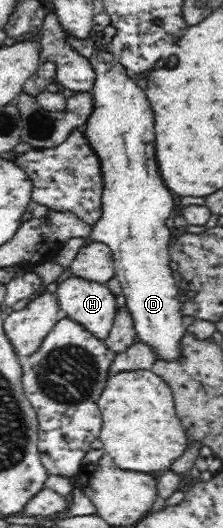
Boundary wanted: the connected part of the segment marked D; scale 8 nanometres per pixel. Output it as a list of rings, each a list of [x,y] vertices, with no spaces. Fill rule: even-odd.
[[[96,51],[96,53],[89,58],[89,61],[92,63],[92,66],[97,73],[96,83],[91,90],[91,94],[94,98],[94,111],[92,111],[88,123],[86,123],[81,130],[85,133],[92,149],[96,152],[96,155],[100,158],[102,179],[104,182],[104,189],[101,196],[103,207],[101,218],[93,227],[91,236],[94,241],[105,243],[113,253],[115,276],[118,278],[118,281],[120,281],[122,293],[126,302],[125,309],[130,312],[136,336],[138,336],[140,341],[144,342],[144,344],[150,346],[150,350],[154,352],[154,358],[156,358],[156,360],[175,362],[181,356],[181,339],[187,332],[187,328],[184,328],[184,325],[182,324],[183,315],[181,312],[181,298],[185,289],[176,284],[176,281],[172,276],[172,270],[170,270],[171,257],[169,256],[170,250],[168,249],[168,245],[170,245],[170,228],[166,226],[166,219],[172,215],[172,211],[174,211],[176,207],[174,206],[174,197],[165,187],[164,180],[160,178],[160,172],[158,172],[158,165],[156,165],[156,155],[154,155],[154,145],[156,145],[156,143],[154,143],[154,117],[152,117],[154,113],[152,113],[152,108],[150,107],[150,102],[146,97],[144,89],[140,89],[140,87],[136,85],[135,79],[130,79],[130,77],[128,77],[126,74],[127,69],[120,65],[118,59],[112,56],[110,52]]]

